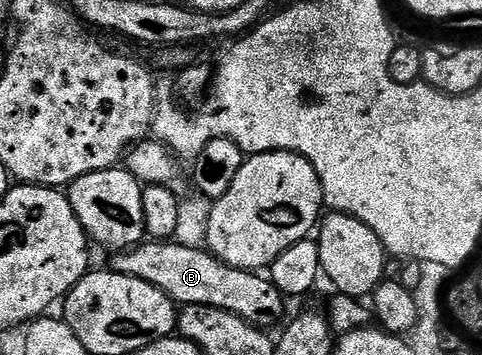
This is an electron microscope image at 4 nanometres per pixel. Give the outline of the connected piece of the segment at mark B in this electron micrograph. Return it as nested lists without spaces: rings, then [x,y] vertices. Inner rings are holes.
[[[146,240],[140,246],[114,253],[110,258],[113,259],[107,262],[108,269],[147,280],[147,284],[155,284],[155,288],[178,304],[219,308],[262,328],[275,325],[285,314],[286,295],[281,294],[268,277],[229,266],[202,247],[184,247],[174,240]]]

